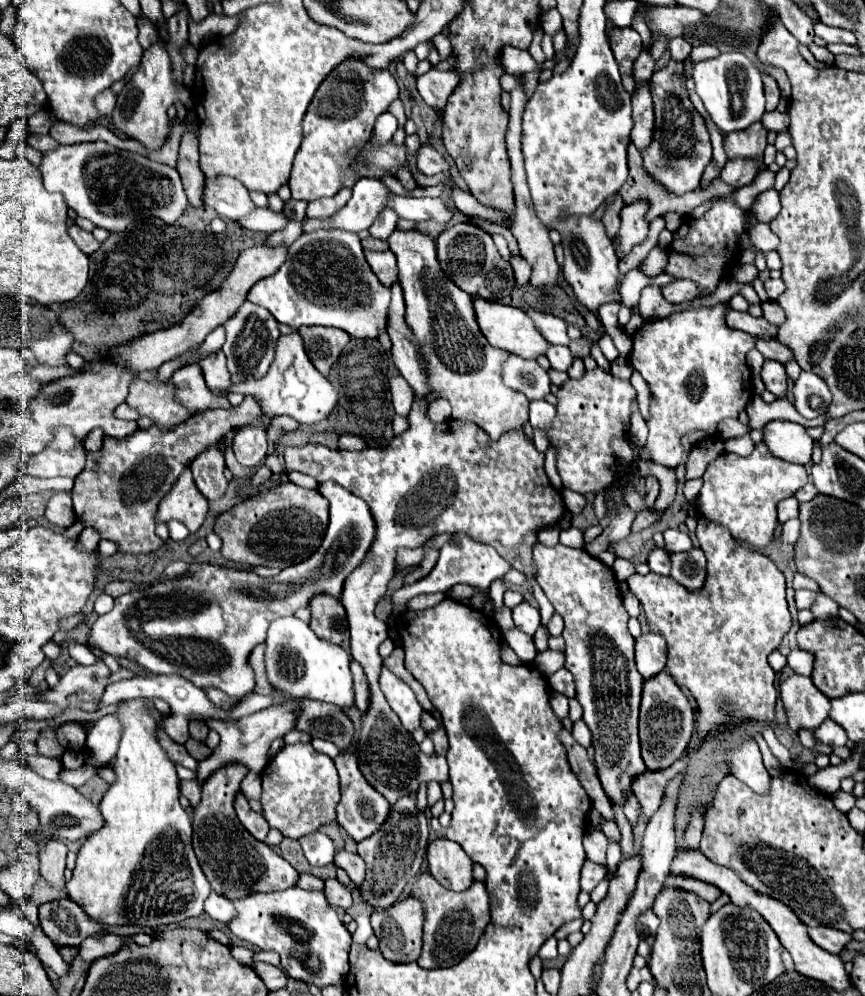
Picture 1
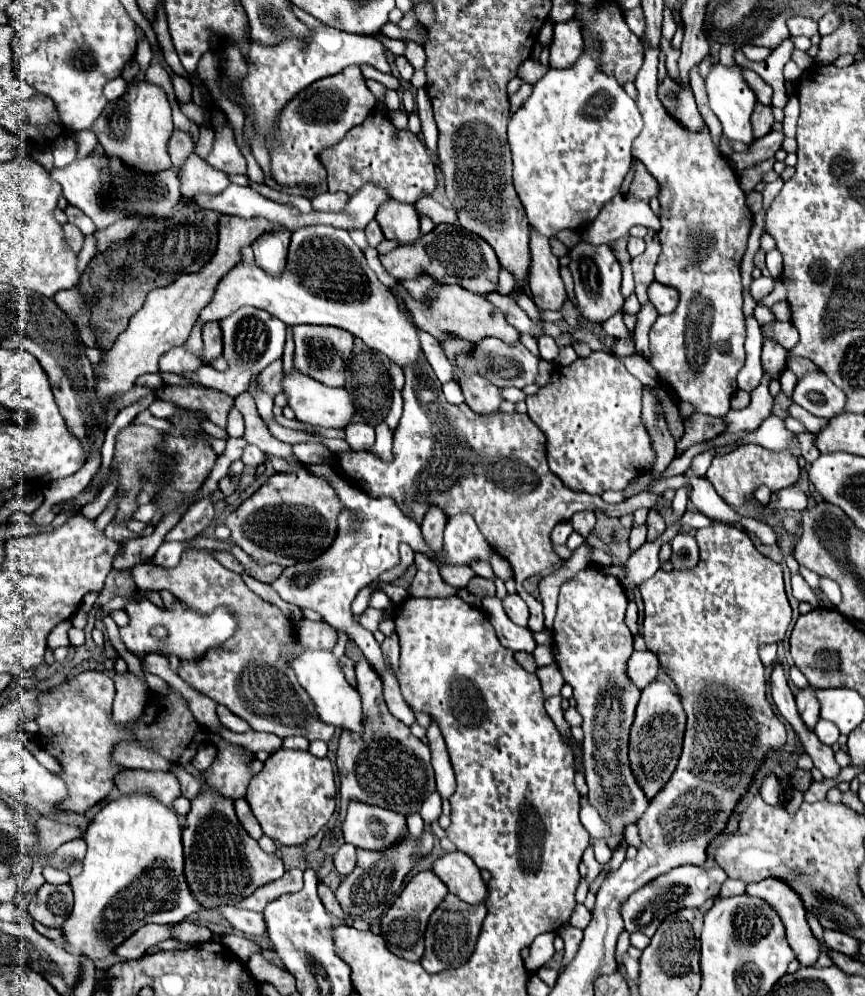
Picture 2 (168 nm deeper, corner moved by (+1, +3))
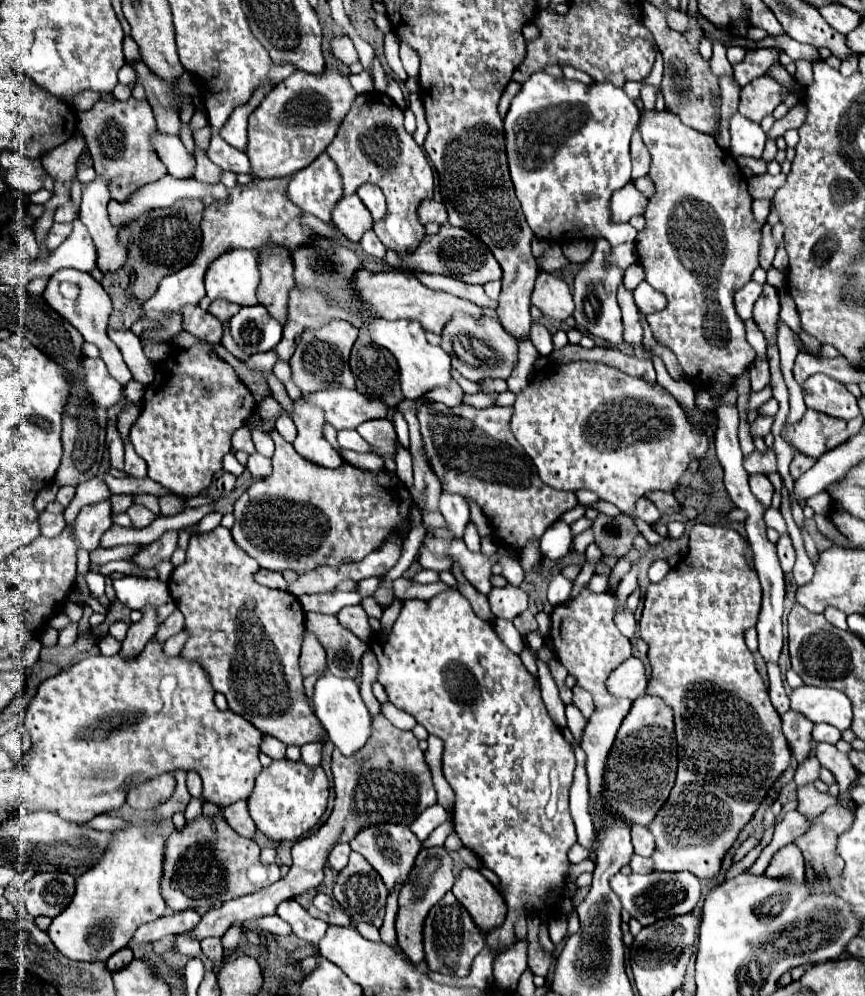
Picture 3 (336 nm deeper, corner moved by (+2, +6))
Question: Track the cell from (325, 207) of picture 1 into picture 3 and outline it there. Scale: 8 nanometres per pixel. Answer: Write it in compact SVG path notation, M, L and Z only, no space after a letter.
M342 196L332 208L332 222L352 242L360 242L362 234L372 228L372 218L362 200L354 196Z

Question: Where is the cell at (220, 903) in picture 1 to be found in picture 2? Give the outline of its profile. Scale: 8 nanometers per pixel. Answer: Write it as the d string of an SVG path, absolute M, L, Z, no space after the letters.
M223 907L221 909L225 919L239 929L245 935L263 935L265 933L265 925L263 925L263 915L255 913L255 911L247 911L247 909L235 909L235 907Z

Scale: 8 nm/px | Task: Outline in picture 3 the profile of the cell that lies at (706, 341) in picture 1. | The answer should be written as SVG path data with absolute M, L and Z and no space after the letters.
M668 110L642 112L638 130L652 156L648 176L656 184L656 194L650 198L644 214L646 228L636 236L638 260L644 266L646 282L668 298L668 306L662 312L646 316L648 324L654 338L676 354L688 382L710 386L714 384L714 374L720 370L736 378L756 358L756 352L744 338L744 324L734 308L734 294L752 280L752 272L758 268L760 226L752 216L752 196L748 194L746 178L736 160L716 144L712 134L692 130Z

